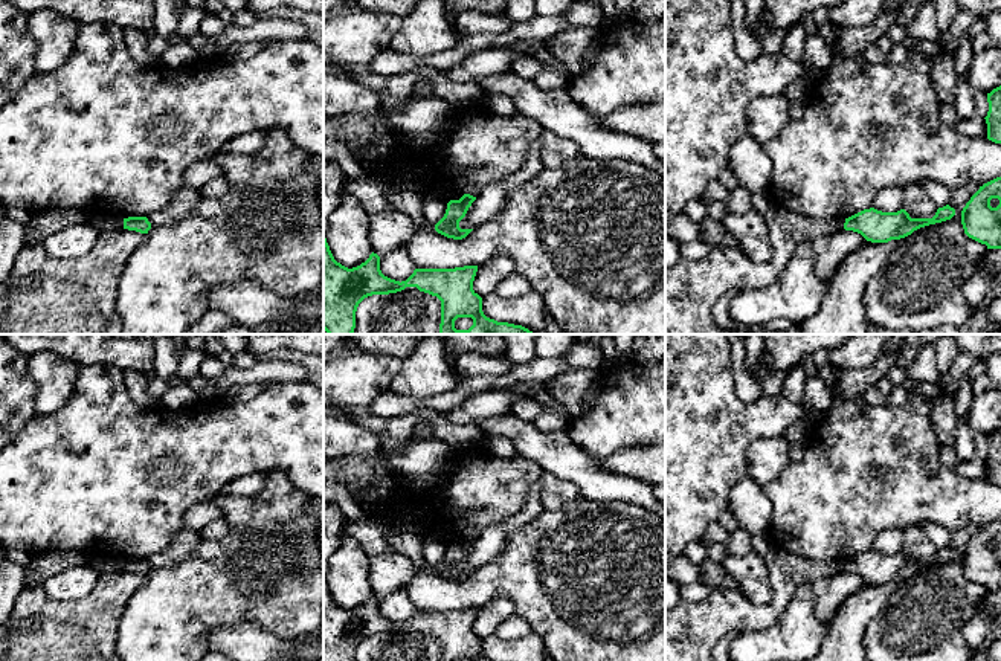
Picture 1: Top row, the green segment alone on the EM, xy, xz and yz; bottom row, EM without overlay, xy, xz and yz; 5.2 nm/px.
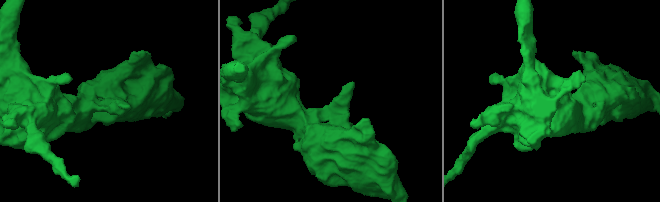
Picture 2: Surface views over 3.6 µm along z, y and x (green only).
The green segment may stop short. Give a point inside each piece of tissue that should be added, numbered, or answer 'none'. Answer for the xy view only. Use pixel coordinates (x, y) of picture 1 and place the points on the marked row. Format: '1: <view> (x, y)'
none

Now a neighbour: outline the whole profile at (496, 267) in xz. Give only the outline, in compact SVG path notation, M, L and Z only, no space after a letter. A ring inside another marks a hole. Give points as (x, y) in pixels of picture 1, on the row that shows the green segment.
M491 253L481 266L473 281L473 290L481 298L494 293L497 285L516 272L514 263L504 253Z

